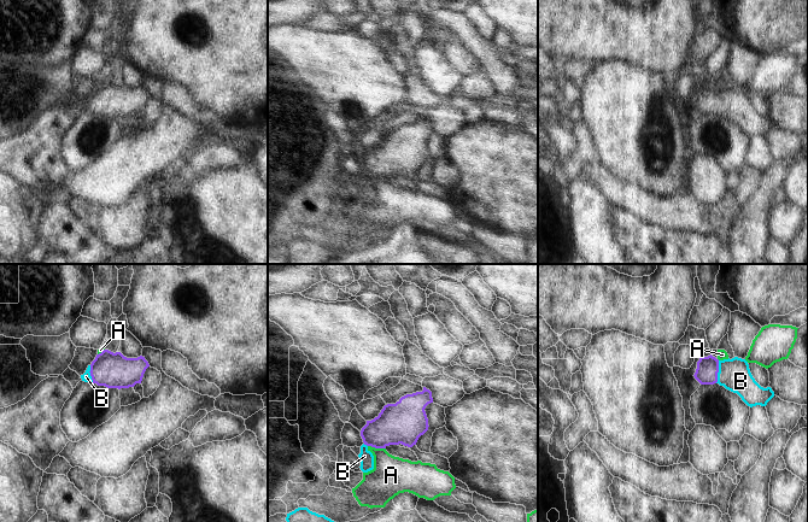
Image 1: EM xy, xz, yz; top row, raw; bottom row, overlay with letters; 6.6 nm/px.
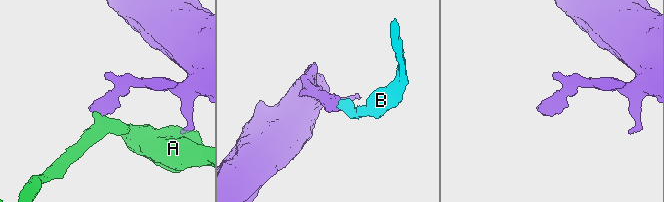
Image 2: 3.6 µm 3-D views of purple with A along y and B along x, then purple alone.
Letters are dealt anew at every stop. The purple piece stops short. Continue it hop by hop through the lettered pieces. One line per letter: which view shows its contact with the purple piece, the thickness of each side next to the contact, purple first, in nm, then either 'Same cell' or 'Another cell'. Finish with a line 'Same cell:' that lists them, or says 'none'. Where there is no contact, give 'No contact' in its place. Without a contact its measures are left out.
A: Touches purple in xz. Thickness 280 nm (purple) against 260 nm. Another cell
B: Touches purple in yz. Thickness 150 nm (purple) against 220 nm. Same cell
Same cell: B

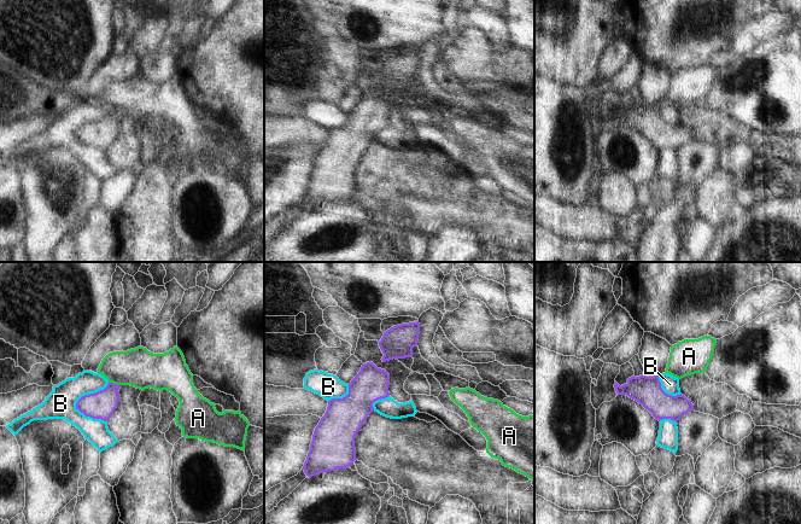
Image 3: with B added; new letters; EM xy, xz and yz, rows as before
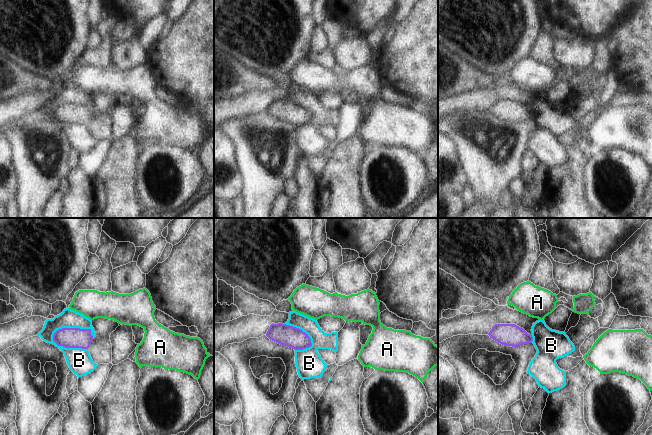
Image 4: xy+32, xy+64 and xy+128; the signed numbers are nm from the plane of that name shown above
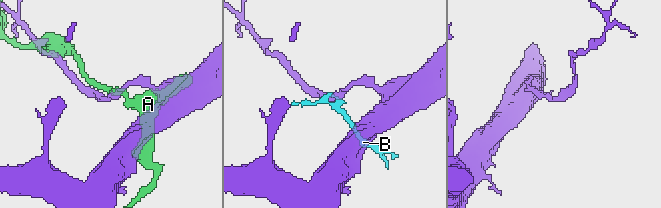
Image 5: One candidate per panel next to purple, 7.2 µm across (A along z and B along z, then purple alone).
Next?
A: Touches purple in xy. Thickness 190 nm (purple) against 260 nm. Another cell
B: Touches purple in xy. Thickness 190 nm (purple) against 200 nm. Another cell
Same cell: none

